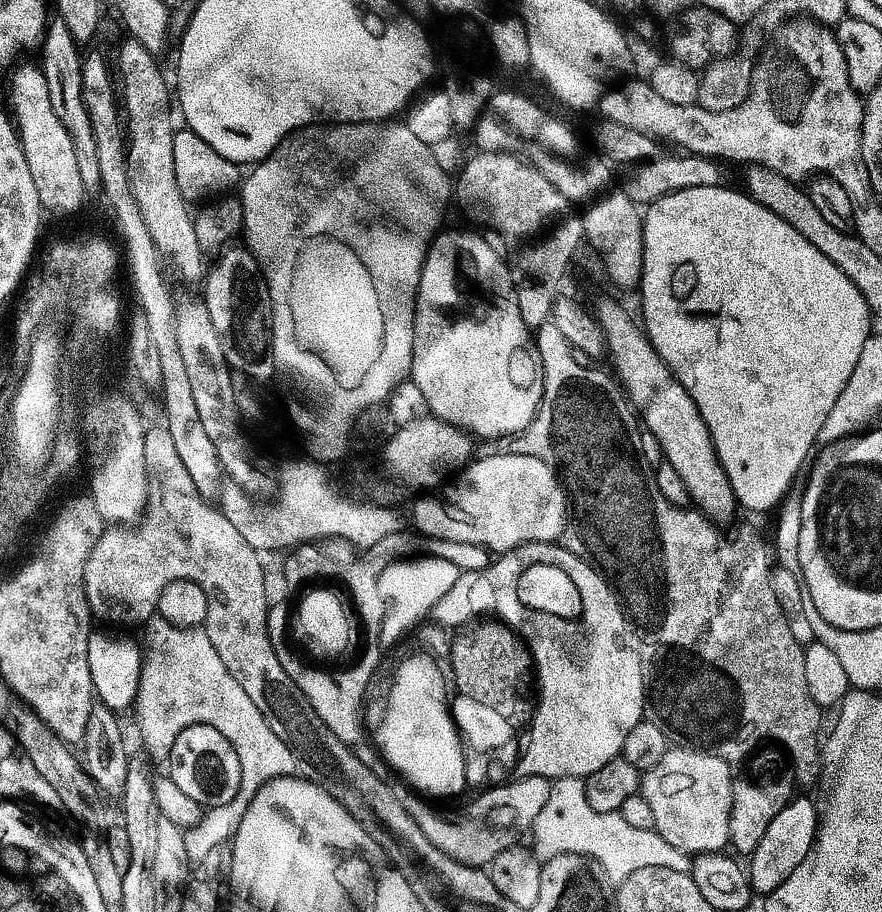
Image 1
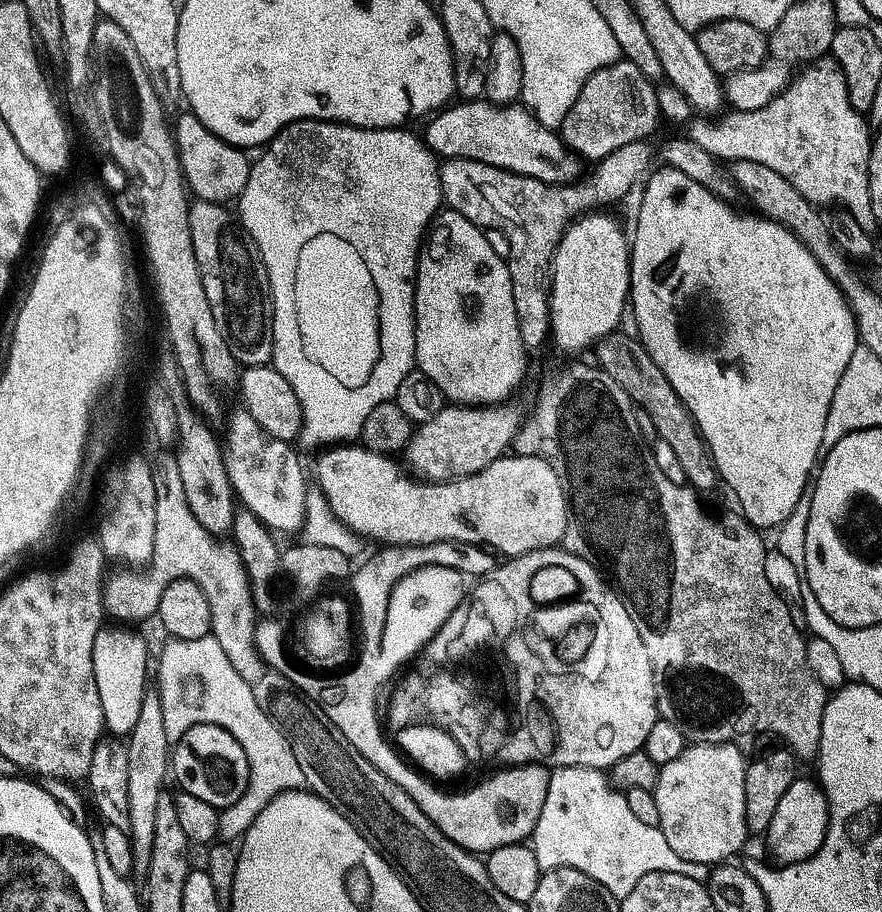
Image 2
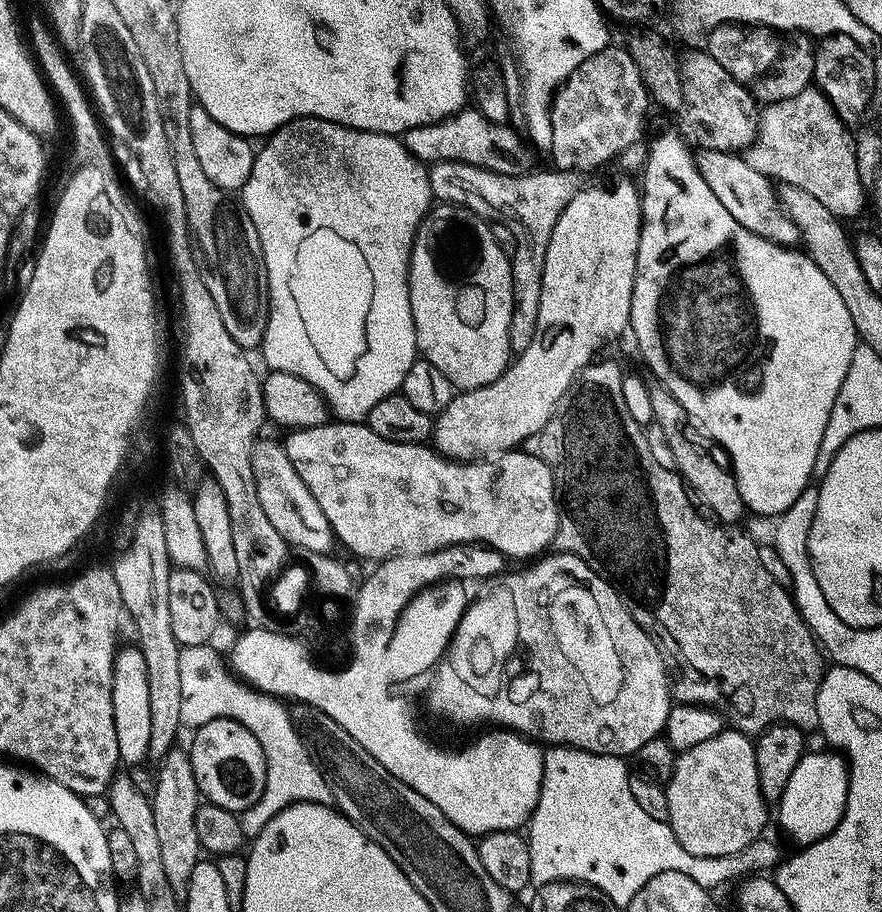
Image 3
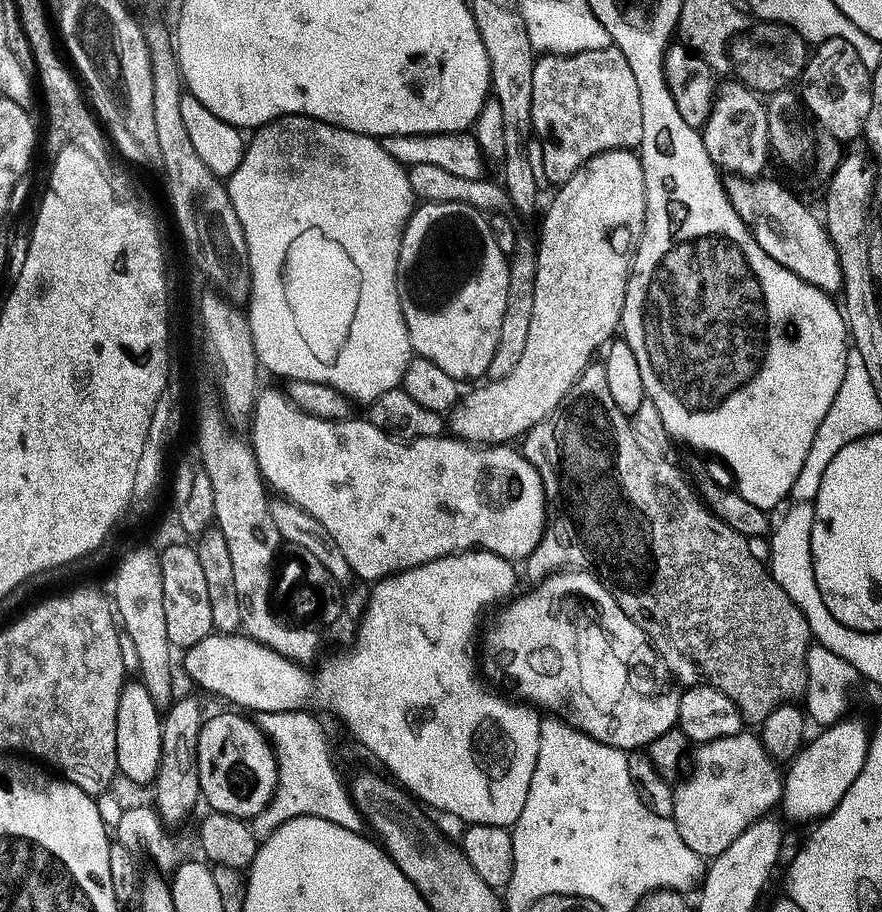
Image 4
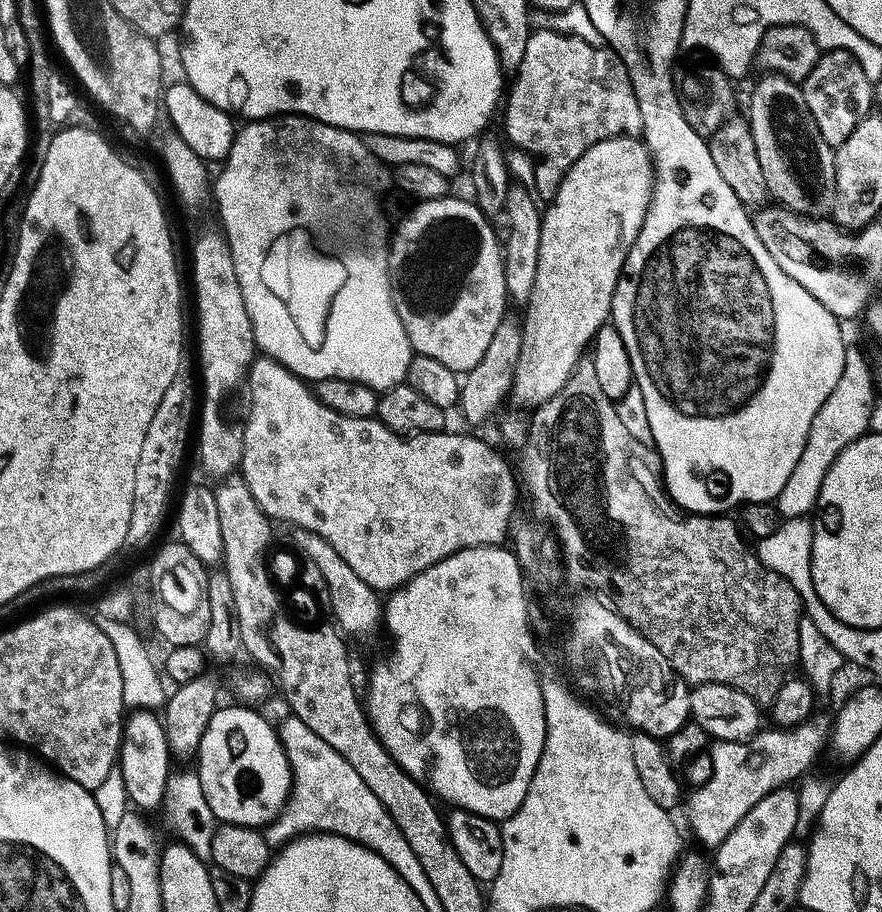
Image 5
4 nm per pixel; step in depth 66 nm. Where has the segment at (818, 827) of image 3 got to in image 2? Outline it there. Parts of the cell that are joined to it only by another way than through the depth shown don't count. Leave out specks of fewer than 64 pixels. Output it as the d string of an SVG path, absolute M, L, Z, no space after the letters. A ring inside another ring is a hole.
M798 778L794 786L786 792L786 798L778 802L777 813L774 814L766 831L768 837L768 852L780 866L801 864L823 849L827 840L829 825L833 823L833 811L829 807L829 800L823 787L815 779L804 780Z

